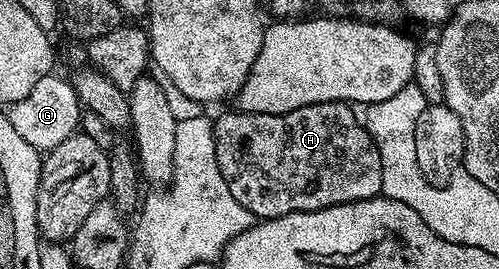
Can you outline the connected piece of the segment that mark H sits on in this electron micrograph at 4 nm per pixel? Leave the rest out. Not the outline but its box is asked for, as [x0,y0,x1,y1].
[214,101,382,219]

